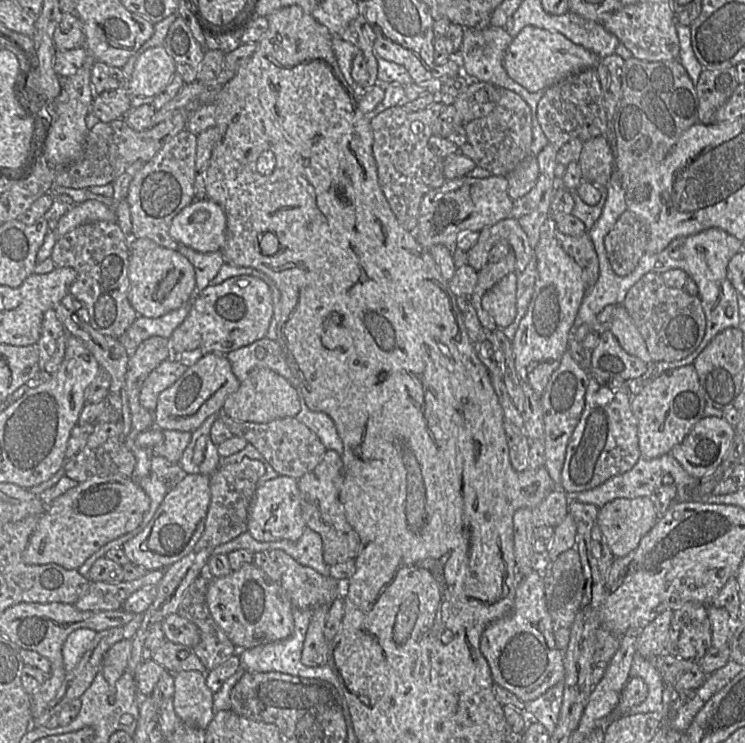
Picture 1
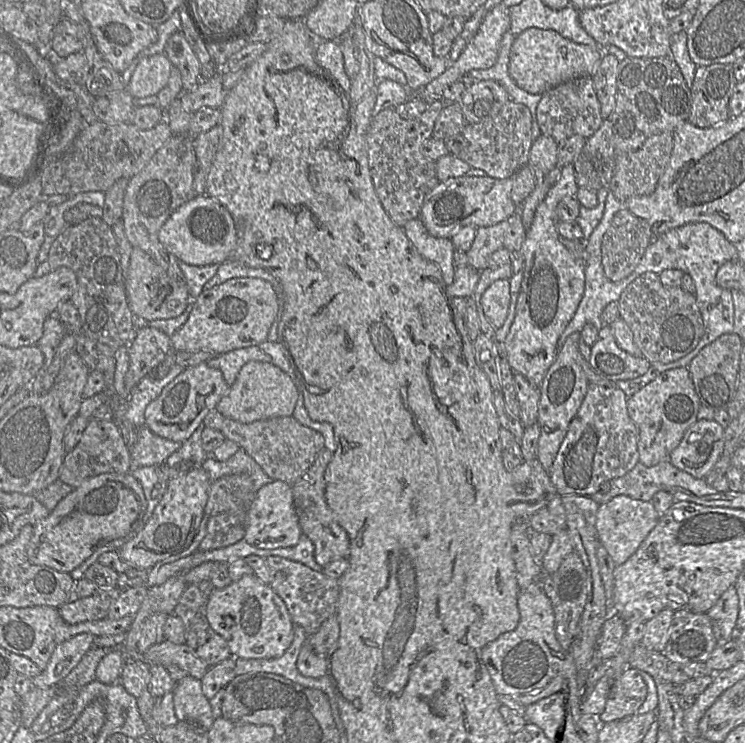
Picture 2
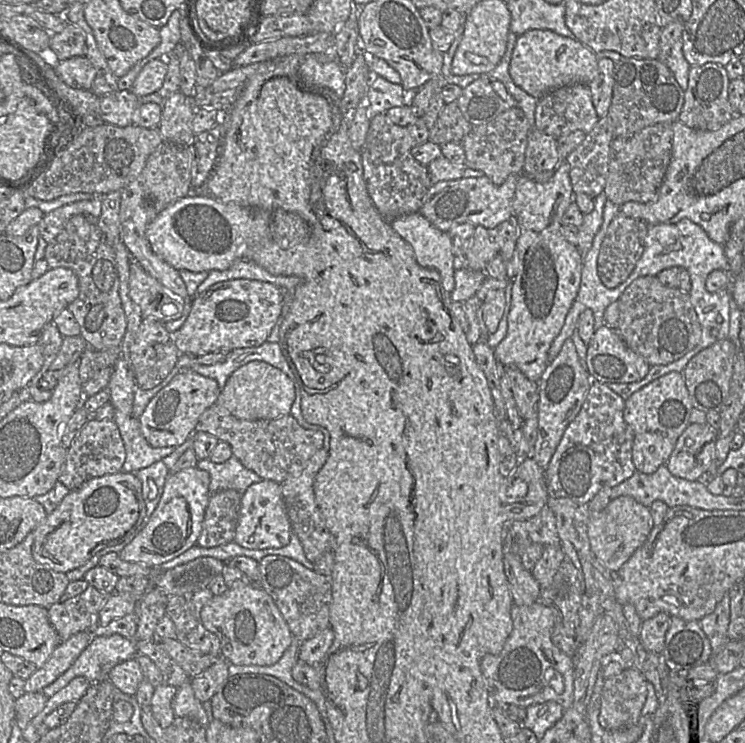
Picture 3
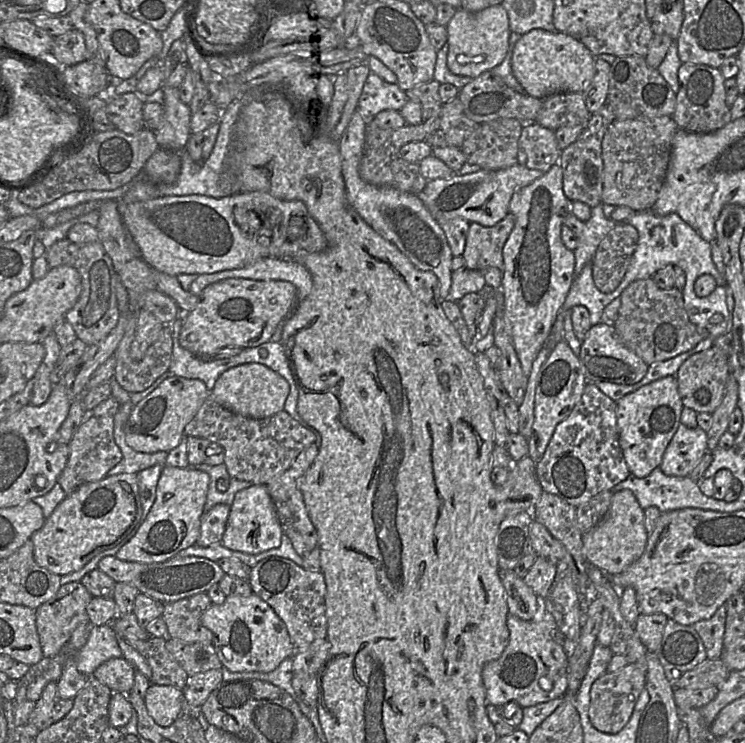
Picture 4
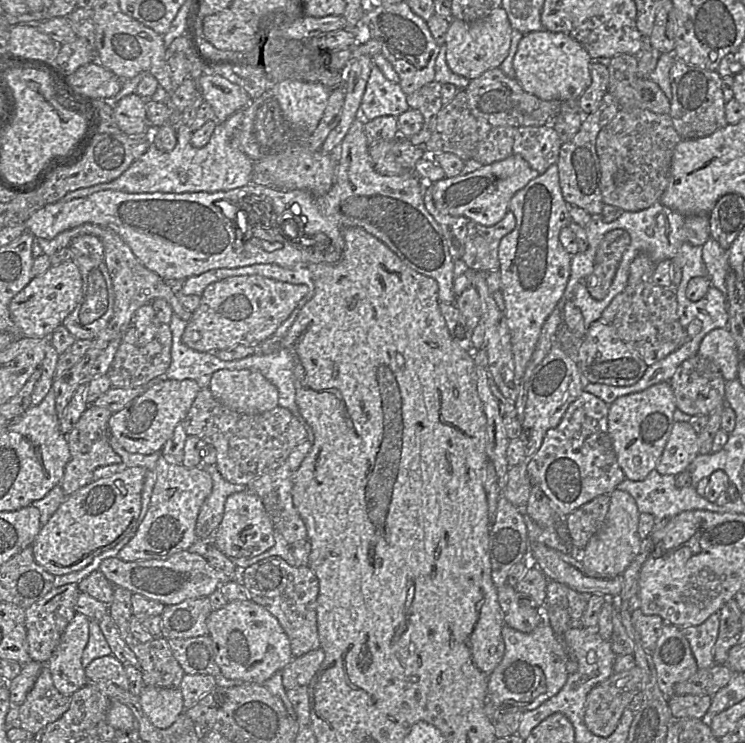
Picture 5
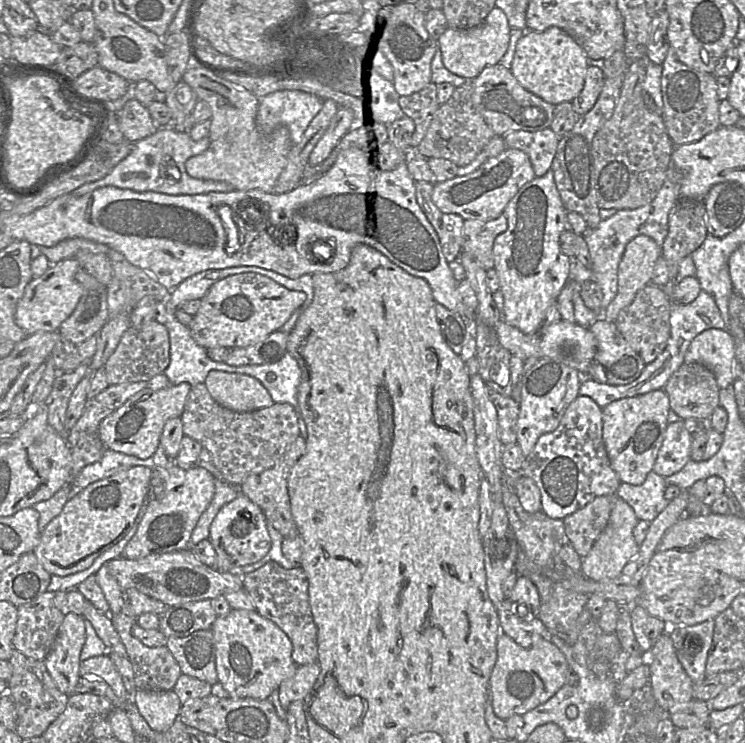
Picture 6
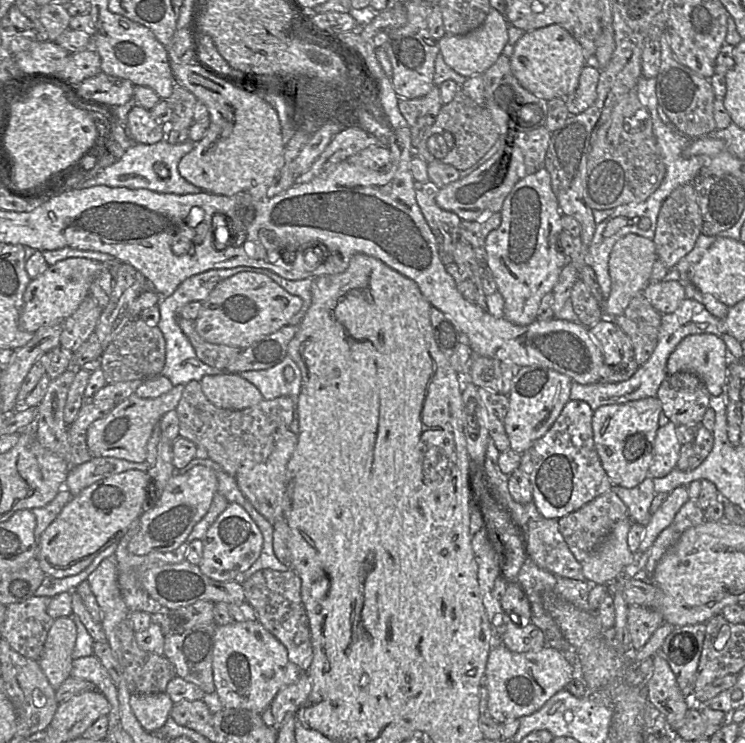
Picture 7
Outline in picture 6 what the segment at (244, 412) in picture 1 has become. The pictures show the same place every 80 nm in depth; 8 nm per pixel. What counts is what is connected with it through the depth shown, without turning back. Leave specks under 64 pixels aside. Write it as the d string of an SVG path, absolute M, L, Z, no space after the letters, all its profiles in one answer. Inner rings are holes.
M212 370L204 385L218 404L235 412L251 412L274 404L263 384L246 374Z

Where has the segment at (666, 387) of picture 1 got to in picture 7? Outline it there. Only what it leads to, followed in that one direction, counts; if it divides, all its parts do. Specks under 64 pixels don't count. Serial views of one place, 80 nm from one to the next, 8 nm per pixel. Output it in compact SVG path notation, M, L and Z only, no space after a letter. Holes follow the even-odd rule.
M657 397L602 406L592 417L594 445L613 485L634 488L646 477L653 459L653 446L662 405Z

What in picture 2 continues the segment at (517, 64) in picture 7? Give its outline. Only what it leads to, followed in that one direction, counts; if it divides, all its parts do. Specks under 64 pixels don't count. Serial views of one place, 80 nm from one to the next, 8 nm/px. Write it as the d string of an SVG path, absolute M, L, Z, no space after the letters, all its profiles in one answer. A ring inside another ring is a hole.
M528 28L519 35L515 36L510 51L508 73L517 86L529 94L543 94L550 88L553 88L567 80L579 77L593 77L600 65L604 48L592 48L585 44L577 44L571 40L562 37L554 30L544 30L539 28Z

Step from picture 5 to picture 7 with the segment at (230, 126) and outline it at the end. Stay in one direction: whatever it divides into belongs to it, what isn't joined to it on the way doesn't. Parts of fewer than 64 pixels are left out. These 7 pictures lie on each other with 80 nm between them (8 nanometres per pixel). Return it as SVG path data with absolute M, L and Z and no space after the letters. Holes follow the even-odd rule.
M165 139L156 144L132 143L125 154L111 166L102 170L95 177L76 185L73 189L87 189L93 186L125 187L129 189L147 189L157 193L177 195L197 194L202 190L186 181L179 173L180 160L191 152L197 143L187 139L172 145Z

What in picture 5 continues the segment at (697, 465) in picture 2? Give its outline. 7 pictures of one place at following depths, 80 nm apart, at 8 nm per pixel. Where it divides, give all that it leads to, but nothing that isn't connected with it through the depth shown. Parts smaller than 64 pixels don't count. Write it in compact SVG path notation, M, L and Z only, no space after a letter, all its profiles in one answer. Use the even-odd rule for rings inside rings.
M674 422L655 469L662 475L684 472L699 455L697 440L698 434L689 422Z

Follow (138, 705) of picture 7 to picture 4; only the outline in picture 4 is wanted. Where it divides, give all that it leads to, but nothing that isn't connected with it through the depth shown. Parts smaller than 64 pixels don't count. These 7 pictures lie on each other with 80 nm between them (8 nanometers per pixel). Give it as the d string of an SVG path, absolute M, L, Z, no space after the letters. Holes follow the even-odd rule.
M151 684L143 699L150 716L162 727L171 726L184 712L183 690L174 686Z

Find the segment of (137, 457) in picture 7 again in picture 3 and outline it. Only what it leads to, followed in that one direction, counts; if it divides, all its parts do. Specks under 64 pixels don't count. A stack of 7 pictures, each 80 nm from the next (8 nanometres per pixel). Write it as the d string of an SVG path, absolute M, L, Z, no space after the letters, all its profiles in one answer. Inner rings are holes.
M183 370L151 399L139 417L143 436L155 448L182 445L192 437L202 413L216 404L220 391L216 380L192 370Z

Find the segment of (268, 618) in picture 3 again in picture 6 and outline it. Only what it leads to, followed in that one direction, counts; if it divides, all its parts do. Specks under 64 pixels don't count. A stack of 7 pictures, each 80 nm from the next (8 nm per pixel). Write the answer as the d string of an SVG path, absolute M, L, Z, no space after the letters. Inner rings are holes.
M231 609L228 614L216 617L211 630L218 682L228 696L268 699L299 667L292 659L293 647L287 634L256 610Z

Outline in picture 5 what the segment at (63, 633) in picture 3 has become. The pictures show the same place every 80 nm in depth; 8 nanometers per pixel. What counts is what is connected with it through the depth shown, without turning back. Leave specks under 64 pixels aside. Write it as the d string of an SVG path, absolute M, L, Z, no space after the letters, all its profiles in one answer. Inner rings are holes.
M77 583L54 587L43 598L25 609L25 625L30 660L47 663L58 646L67 625L76 614L75 603L79 593L80 590Z

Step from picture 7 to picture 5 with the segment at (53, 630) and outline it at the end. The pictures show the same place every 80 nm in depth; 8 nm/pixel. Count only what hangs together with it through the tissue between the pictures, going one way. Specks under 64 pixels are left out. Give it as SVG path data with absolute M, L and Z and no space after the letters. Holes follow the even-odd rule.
M76 613L45 663L56 689L65 696L72 696L88 681L81 661L89 639L89 621L87 616Z

